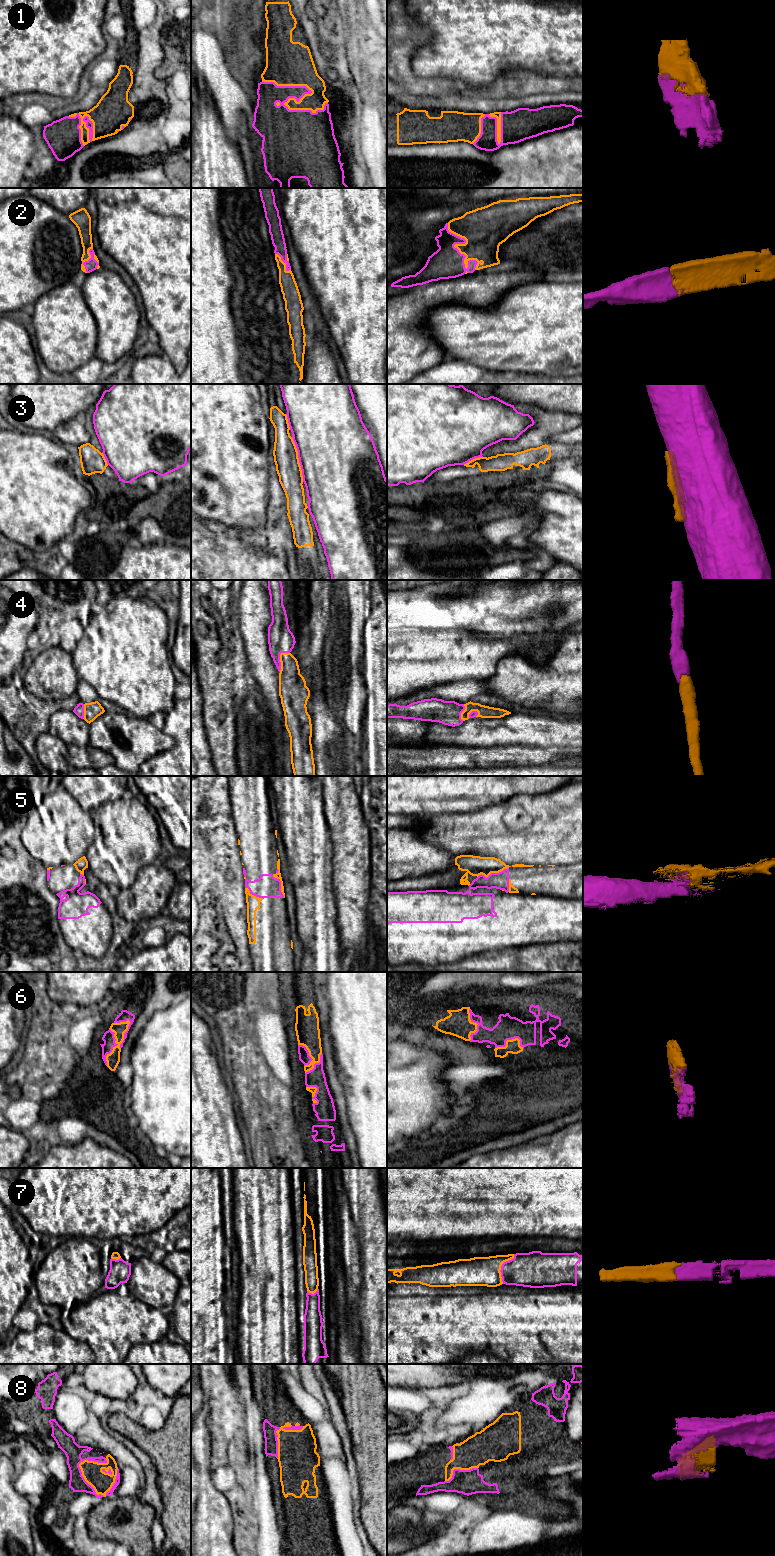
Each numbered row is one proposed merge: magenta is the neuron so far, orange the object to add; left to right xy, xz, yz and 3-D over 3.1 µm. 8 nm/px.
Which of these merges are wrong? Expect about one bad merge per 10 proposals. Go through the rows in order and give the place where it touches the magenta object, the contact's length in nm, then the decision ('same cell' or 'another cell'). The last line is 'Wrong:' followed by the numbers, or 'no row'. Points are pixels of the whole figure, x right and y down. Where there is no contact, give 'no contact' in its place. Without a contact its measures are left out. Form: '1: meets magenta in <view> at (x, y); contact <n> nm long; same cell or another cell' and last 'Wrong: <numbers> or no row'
1: meets magenta in xz at (299, 100); contact 550 nm long; same cell
2: meets magenta in yz at (458, 251); contact 440 nm long; same cell
3: meets magenta in xz at (299, 459); contact 380 nm long; another cell
4: meets magenta in xz at (279, 658); contact 180 nm long; same cell
5: meets magenta in yz at (492, 873); contact 260 nm long; another cell
6: meets magenta in xy at (121, 1043); contact 420 nm long; same cell
7: meets magenta in yz at (501, 1267); contact 260 nm long; same cell
8: meets magenta in xy at (89, 1484); contact 340 nm long; same cell
Wrong: 3, 5

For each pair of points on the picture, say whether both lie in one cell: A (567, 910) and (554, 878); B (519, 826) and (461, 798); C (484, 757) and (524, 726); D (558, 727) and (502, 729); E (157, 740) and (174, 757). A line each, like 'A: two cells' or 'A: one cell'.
A: two cells
B: two cells
C: two cells
D: one cell
E: two cells

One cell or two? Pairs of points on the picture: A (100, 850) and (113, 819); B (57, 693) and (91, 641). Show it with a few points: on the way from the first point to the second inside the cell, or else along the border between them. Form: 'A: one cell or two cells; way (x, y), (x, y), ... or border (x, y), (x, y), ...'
A: one cell; way (108, 842), (113, 837), (113, 827)
B: two cells; border (70, 653), (73, 659), (73, 667), (79, 678)

